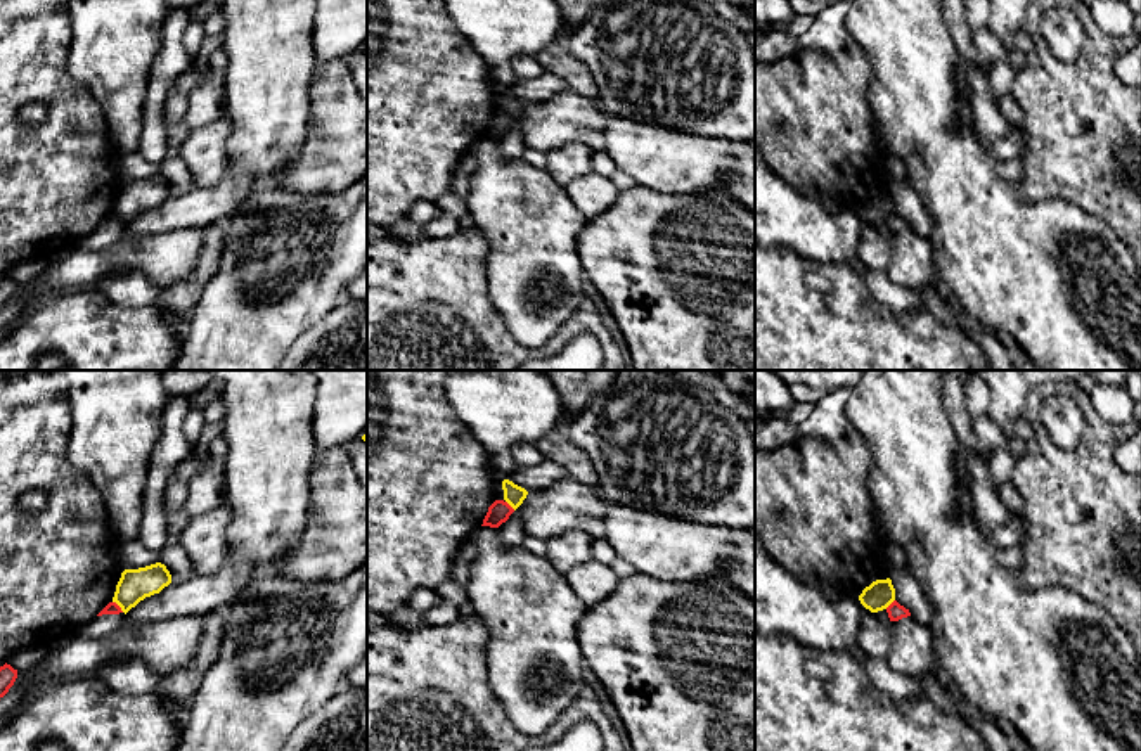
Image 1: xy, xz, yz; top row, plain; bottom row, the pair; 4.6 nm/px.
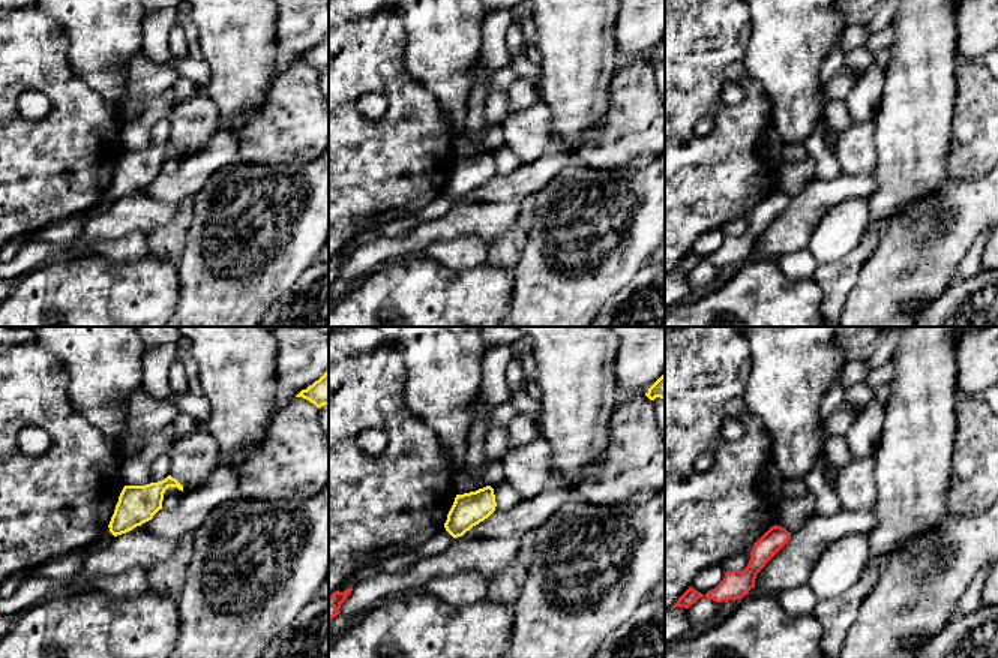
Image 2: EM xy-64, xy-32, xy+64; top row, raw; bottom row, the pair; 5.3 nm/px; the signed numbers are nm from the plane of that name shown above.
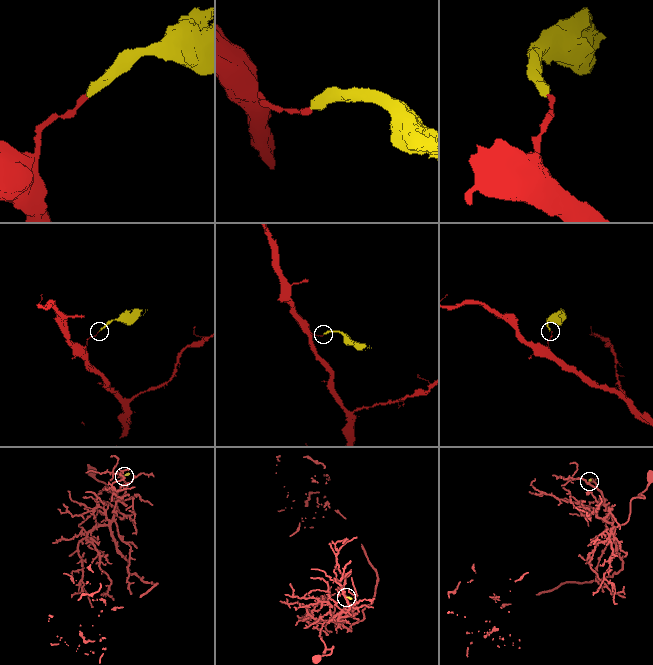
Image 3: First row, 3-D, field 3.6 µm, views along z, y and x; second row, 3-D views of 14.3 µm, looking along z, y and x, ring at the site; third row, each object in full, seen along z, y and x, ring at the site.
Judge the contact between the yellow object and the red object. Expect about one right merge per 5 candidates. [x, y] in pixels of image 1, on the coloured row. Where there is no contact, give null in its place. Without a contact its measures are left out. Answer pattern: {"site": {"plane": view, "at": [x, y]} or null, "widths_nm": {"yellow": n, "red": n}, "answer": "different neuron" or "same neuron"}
{"site": {"plane": "xy", "at": [118, 604]}, "widths_nm": {"yellow": 150, "red": 60}, "answer": "different neuron"}

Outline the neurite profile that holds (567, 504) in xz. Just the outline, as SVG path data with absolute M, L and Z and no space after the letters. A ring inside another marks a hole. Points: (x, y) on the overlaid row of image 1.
M566 474L552 486L528 493L514 512L526 536L549 540L578 530L585 521L604 521L611 507L613 504L599 495L597 486L589 486Z

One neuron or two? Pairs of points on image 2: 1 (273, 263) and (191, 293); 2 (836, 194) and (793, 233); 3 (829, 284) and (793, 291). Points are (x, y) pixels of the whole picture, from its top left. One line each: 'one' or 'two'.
1: one
2: one
3: two

